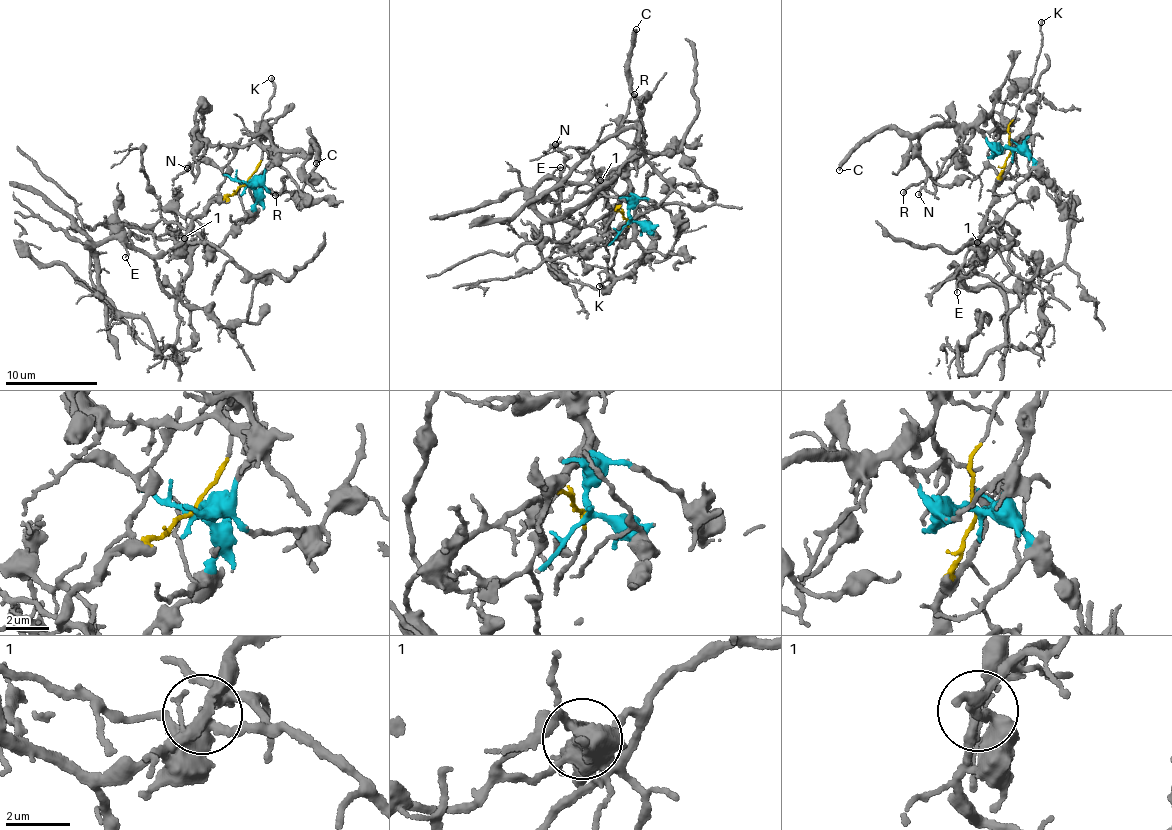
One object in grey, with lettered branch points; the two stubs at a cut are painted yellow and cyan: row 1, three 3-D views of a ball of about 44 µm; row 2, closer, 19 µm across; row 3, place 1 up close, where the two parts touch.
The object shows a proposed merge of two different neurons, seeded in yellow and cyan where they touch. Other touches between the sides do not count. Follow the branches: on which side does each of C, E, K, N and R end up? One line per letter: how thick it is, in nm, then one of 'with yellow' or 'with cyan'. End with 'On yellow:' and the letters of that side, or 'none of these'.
C: calibre 300 nm; with cyan
E: calibre 110 nm; with yellow
K: calibre 170 nm; with yellow
N: calibre 150 nm; with cyan
R: calibre 160 nm; with cyan
On yellow: E, K

